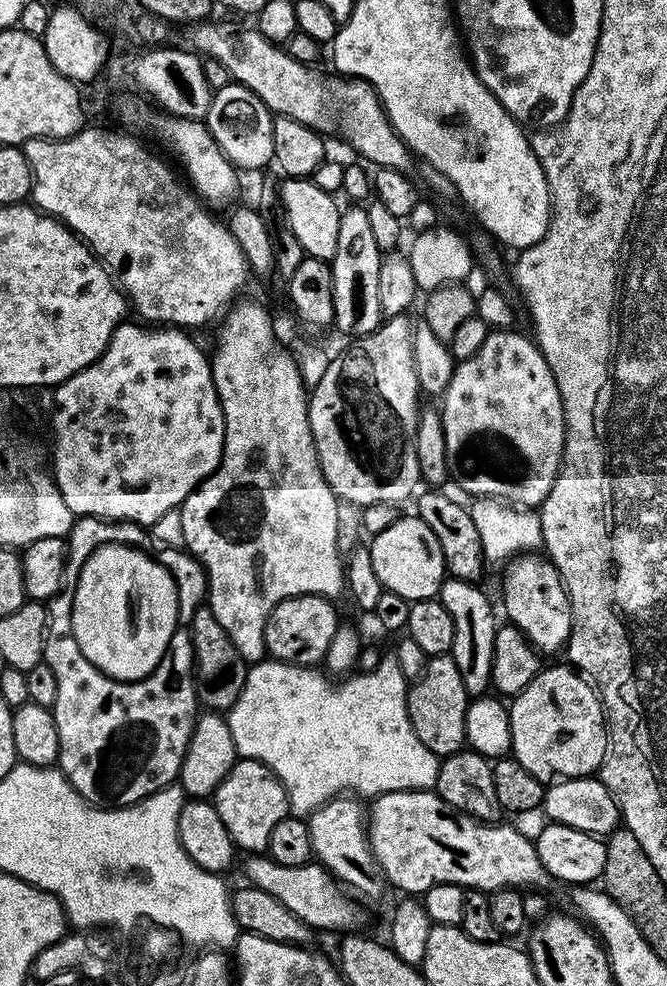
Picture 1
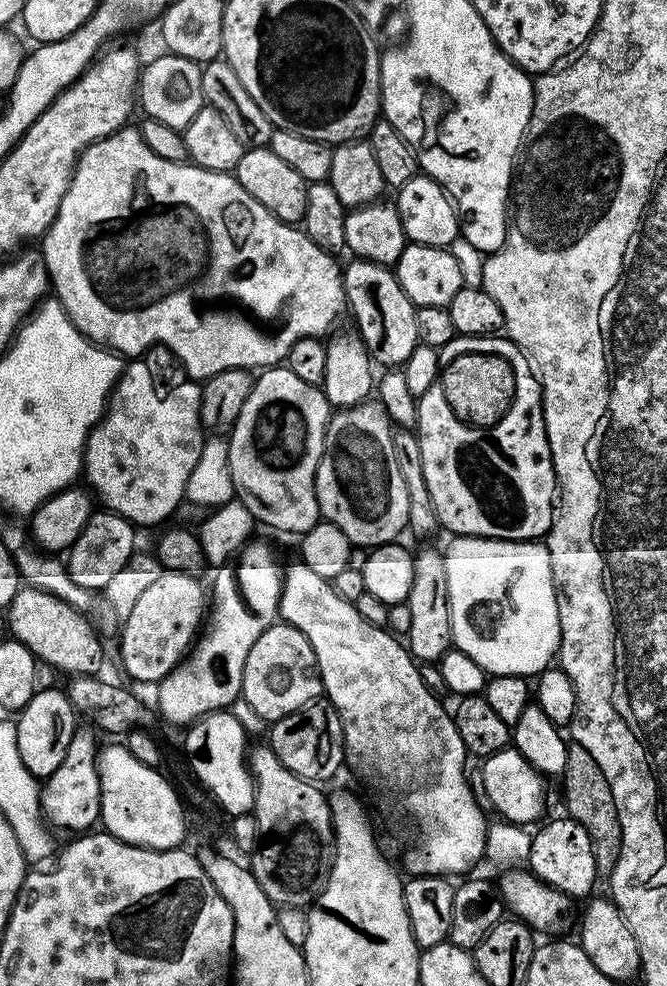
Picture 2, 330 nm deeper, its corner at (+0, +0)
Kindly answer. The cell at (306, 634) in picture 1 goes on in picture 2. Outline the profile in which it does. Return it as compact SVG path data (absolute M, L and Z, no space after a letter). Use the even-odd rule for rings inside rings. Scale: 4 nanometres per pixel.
M269 630L251 647L244 664L242 698L253 712L267 722L275 722L301 710L323 693L316 656L304 632Z

